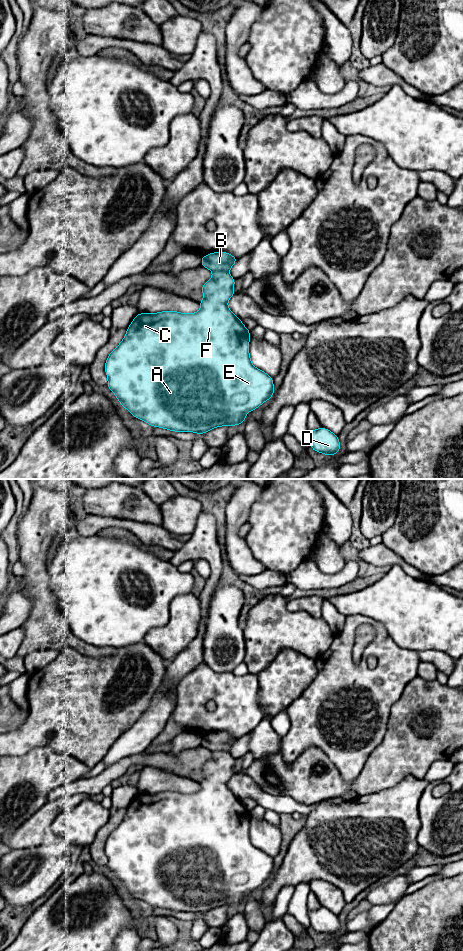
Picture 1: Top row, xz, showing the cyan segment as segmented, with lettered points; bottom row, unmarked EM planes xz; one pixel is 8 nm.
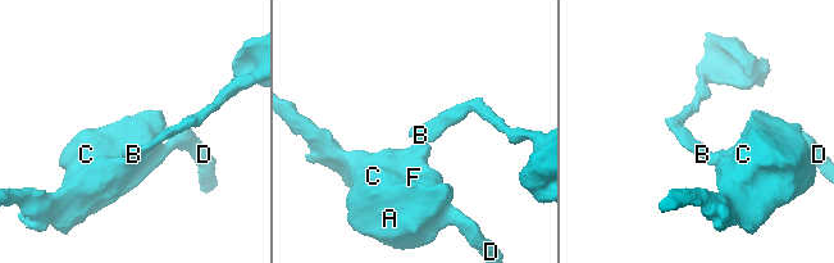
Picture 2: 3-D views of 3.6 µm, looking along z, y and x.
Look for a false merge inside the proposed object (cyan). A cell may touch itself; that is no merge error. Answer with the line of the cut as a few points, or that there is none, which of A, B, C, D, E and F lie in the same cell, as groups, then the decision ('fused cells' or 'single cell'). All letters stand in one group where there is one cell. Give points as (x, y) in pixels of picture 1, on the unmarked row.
cut xz (213, 751), (226, 751), (228, 753); groups A C D E F / B; fused cells

